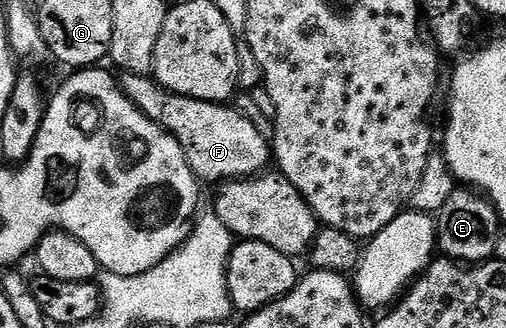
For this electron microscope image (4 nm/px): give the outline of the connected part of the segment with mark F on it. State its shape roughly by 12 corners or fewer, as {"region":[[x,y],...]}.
{"region":[[147,74],[119,85],[179,140],[202,183],[252,178],[270,139],[232,105],[179,96]]}

